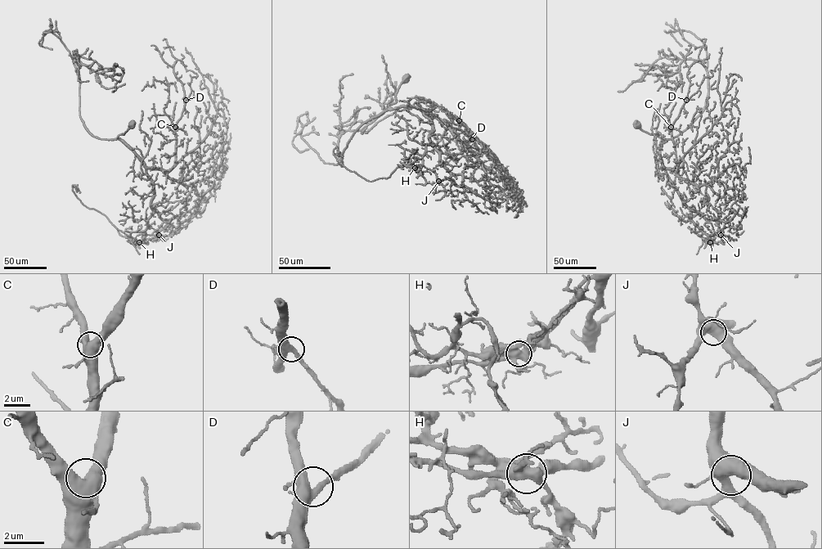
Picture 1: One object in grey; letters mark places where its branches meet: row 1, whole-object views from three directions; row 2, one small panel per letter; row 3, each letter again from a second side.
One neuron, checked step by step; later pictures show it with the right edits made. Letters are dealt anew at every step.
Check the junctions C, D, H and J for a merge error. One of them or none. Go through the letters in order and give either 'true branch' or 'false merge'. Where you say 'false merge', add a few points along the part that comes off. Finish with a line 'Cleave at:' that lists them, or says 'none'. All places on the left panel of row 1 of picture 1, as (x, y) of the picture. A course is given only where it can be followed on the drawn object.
C: true branch
D: true branch
H: false merge | (139, 242), (122, 236), (104, 214), (84, 205), (72, 191), (72, 186), (79, 193)
J: true branch
Cleave at: H

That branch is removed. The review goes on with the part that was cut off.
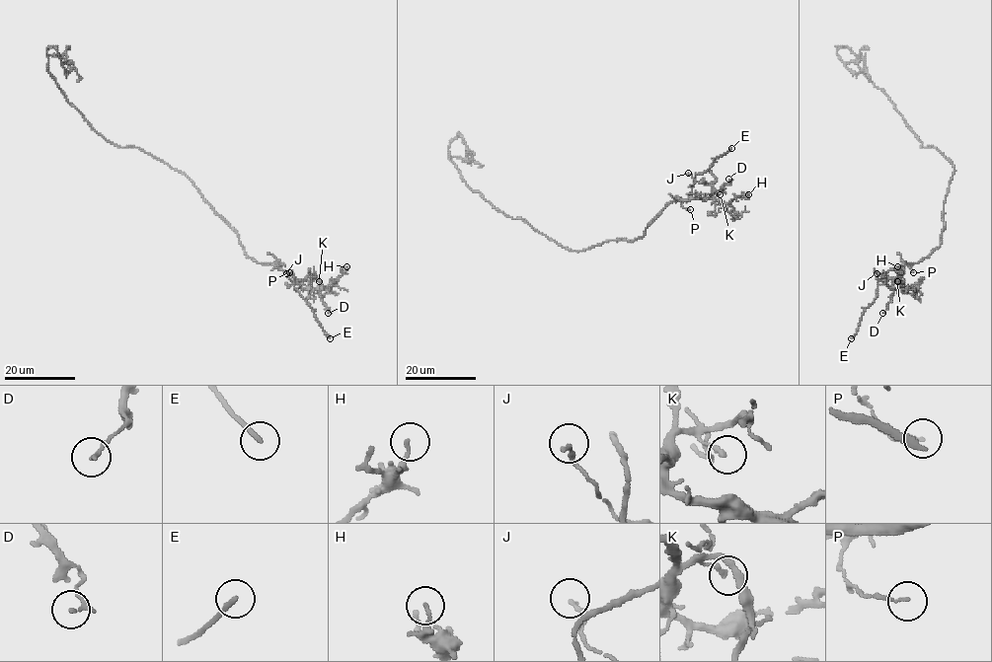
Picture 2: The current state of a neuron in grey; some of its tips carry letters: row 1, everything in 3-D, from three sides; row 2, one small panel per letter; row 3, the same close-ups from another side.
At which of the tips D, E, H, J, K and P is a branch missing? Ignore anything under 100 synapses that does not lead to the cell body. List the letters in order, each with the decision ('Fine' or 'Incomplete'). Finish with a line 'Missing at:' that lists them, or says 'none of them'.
D: Fine
E: Incomplete
H: Fine
J: Fine
K: Fine
P: Fine
Missing at: E

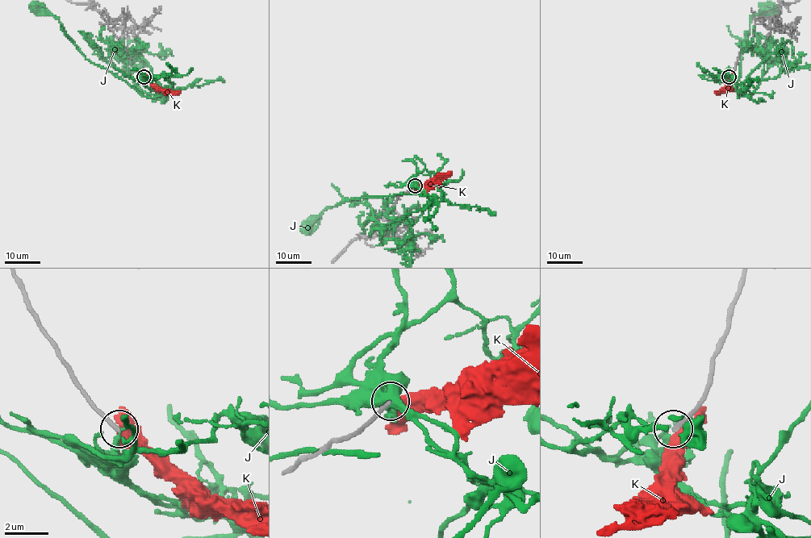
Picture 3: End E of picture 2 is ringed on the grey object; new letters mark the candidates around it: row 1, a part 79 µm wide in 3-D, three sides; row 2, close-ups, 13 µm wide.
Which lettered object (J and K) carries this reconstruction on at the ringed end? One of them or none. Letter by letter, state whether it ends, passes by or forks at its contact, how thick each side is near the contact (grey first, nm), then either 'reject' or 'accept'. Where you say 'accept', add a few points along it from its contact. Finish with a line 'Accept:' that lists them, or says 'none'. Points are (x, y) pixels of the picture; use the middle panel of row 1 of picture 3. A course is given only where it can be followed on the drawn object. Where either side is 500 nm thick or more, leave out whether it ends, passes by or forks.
J: it ends; calibres 180 and 240 nm; reject
K: it passes by; calibres 190 and 440 nm; reject
Accept: none

